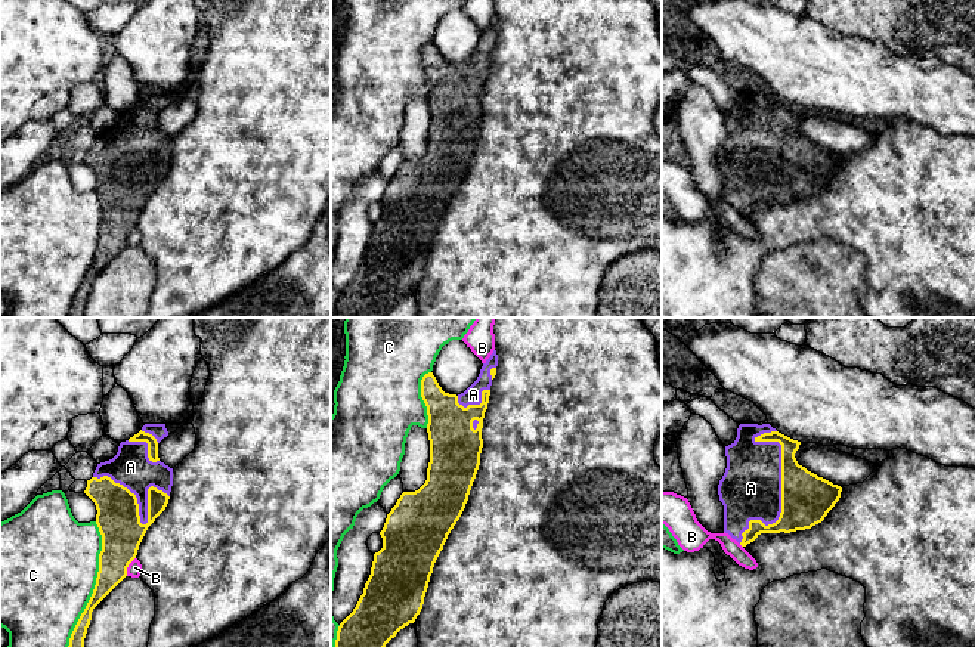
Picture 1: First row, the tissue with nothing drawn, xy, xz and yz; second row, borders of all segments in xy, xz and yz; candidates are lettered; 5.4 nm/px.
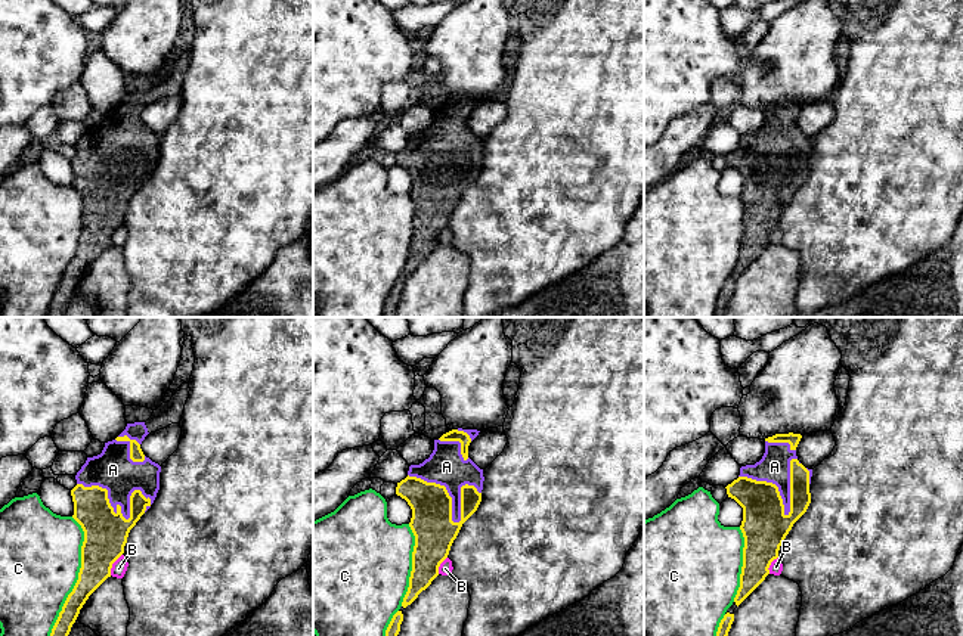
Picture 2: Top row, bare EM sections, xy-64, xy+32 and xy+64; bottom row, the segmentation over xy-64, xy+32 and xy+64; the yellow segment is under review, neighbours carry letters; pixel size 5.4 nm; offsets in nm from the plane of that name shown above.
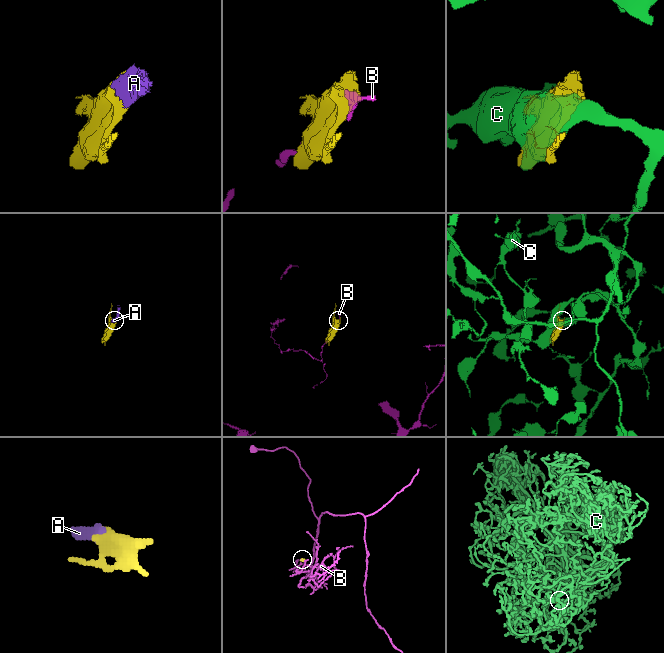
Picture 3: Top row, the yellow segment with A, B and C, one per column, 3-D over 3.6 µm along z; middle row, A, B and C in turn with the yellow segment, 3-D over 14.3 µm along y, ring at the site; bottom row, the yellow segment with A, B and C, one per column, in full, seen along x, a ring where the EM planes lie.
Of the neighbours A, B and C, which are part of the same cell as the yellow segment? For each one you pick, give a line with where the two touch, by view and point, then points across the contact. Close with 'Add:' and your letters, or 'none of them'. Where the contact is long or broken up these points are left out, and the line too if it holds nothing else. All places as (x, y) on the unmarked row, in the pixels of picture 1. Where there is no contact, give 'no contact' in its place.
A: yz (782, 152)
Add: A

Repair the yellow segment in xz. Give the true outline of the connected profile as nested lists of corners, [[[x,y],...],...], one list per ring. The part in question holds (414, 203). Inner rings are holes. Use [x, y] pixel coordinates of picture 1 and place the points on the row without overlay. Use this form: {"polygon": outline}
{"polygon": [[[493,19],[477,49],[458,65],[445,62],[433,41],[422,46],[421,66],[427,75],[430,109],[427,149],[418,160],[403,161],[387,183],[380,201],[383,217],[374,223],[371,244],[356,276],[338,295],[334,318],[384,318],[420,284],[434,232],[465,177],[480,134],[483,87],[496,35]]]}

